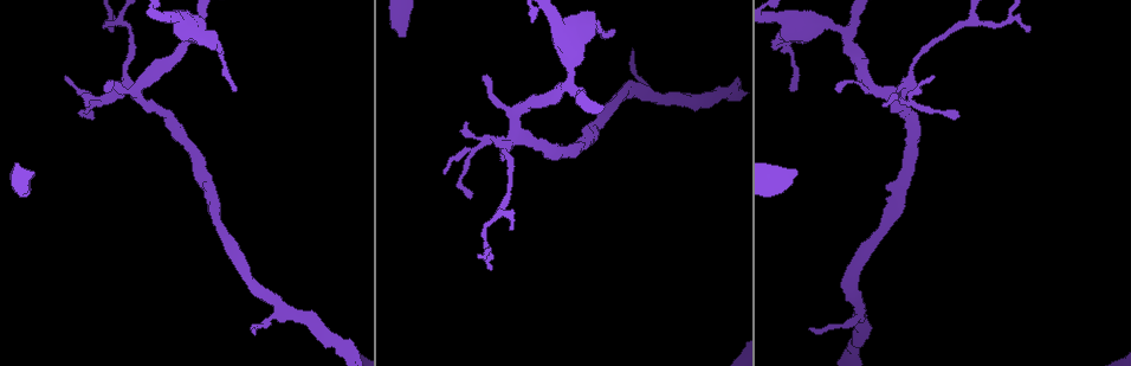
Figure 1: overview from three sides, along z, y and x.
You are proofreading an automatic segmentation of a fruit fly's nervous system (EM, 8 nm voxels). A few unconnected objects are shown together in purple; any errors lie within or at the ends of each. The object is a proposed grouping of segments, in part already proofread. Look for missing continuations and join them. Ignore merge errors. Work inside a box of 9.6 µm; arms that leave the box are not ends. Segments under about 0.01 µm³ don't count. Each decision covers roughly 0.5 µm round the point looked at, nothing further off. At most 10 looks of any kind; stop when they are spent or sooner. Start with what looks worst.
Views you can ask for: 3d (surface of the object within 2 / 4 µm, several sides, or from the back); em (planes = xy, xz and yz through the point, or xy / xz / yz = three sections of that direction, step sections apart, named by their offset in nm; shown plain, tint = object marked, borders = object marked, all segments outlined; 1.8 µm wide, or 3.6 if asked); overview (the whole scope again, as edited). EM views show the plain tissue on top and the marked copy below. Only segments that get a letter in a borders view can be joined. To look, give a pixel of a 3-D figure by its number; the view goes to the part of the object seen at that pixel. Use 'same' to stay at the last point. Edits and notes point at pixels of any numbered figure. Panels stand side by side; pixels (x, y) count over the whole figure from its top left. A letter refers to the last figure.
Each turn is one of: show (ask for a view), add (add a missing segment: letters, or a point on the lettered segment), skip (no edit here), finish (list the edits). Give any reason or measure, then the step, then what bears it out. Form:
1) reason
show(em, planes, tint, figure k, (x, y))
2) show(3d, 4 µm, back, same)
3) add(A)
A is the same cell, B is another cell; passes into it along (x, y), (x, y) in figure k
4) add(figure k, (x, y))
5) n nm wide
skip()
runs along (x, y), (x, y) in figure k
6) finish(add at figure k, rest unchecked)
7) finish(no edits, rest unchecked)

show(em, xz, step 8, borders, figure 1, (399, 36))

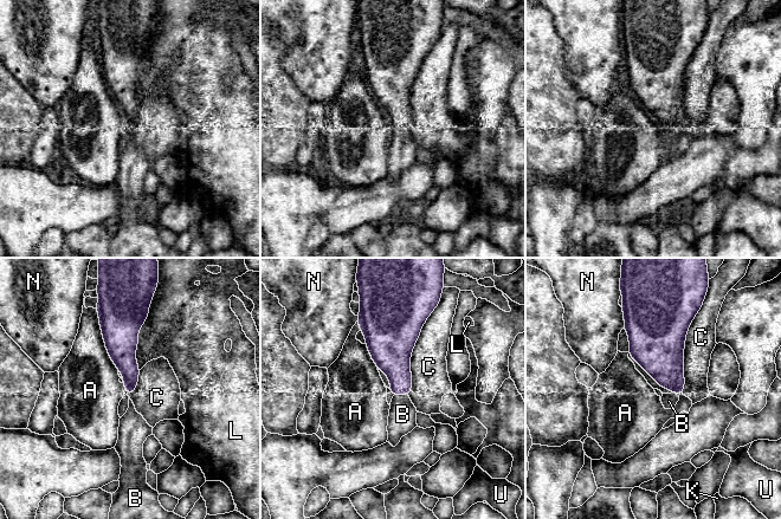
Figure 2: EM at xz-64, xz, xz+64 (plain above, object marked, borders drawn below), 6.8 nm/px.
add(B)
B is the same cell, A, C, K, L, N and U are other cells; the cell continues

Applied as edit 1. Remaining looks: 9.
show(overview)

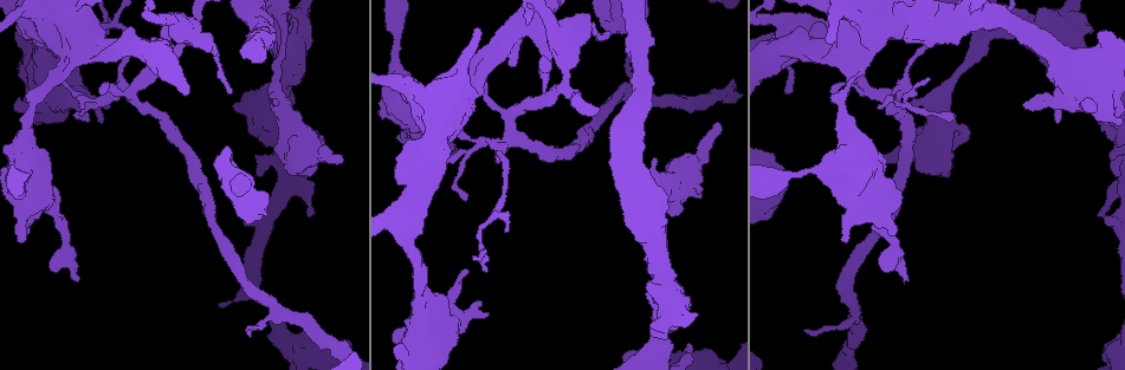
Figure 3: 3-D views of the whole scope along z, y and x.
sharp bend
show(3d, 4 µm, back, figure 3, (854, 47))

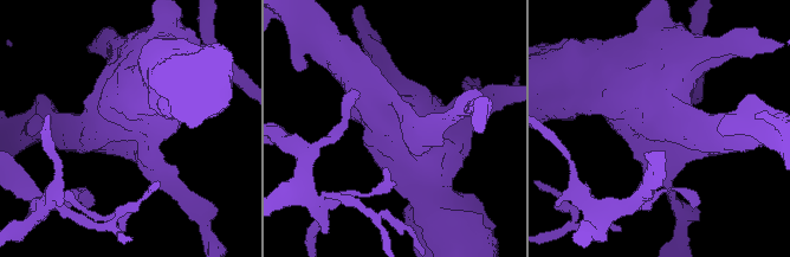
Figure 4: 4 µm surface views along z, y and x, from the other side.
show(em, 3.6 µm, planes, borders, figure 4, (135, 132))

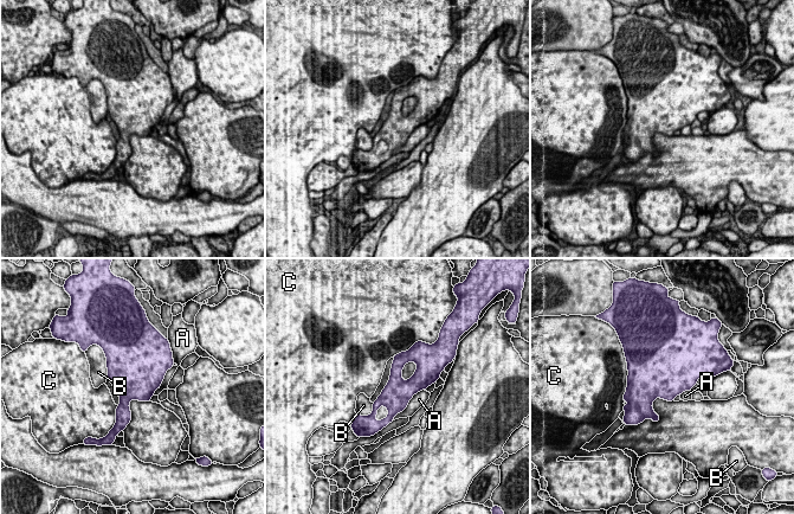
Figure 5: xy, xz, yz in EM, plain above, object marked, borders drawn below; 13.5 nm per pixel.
skip()
A, B and C are other cells; border along (424, 389), (418, 391), (393, 419) in figure 5; no lettered segment goes on from it

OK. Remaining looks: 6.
free end
show(em, planes, tint, figure 3, (674, 215))

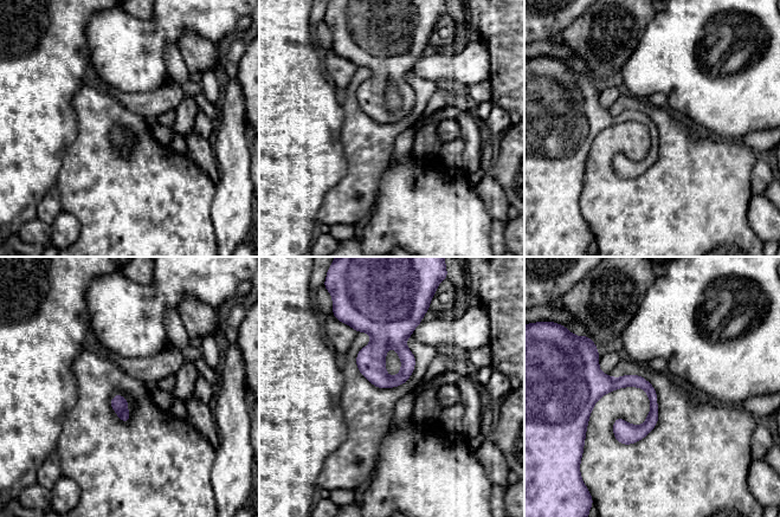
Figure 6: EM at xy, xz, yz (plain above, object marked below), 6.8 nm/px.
what lies round it
show(em, planes, borders, same)

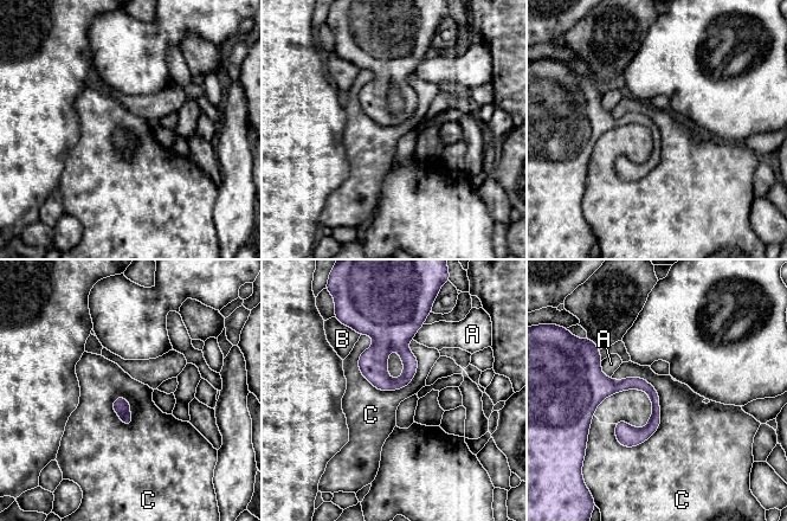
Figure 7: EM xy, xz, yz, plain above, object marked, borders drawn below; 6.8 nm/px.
skip()
A, B and C are other cells; runs along (588, 386), (644, 385), (655, 398), (655, 426) in figure 7; no lettered segment goes on from it

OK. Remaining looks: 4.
branch stops here
show(em, planes, borders, figure 3, (340, 154))

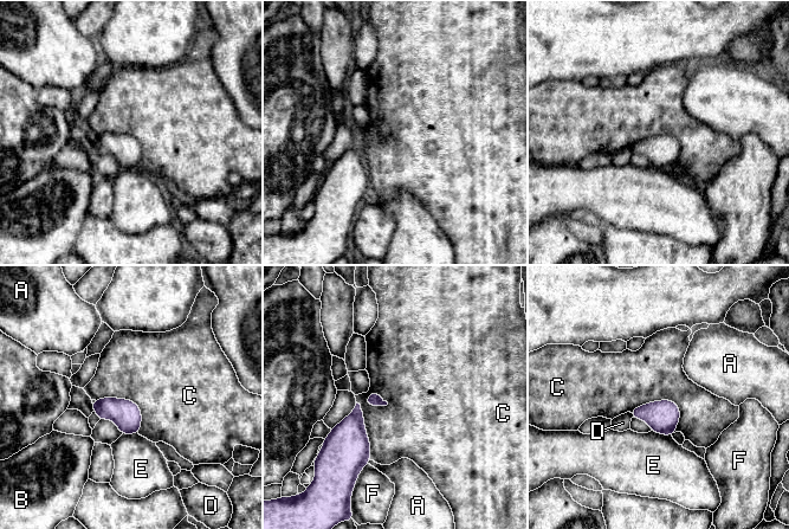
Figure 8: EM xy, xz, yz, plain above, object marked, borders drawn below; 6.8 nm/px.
skip()
A, B, C, D, E and F are other cells; border along (631, 412), (671, 400), (680, 418) in figure 8; none of them fits

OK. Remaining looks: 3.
finish(add at figure 2, rest unchecked)

